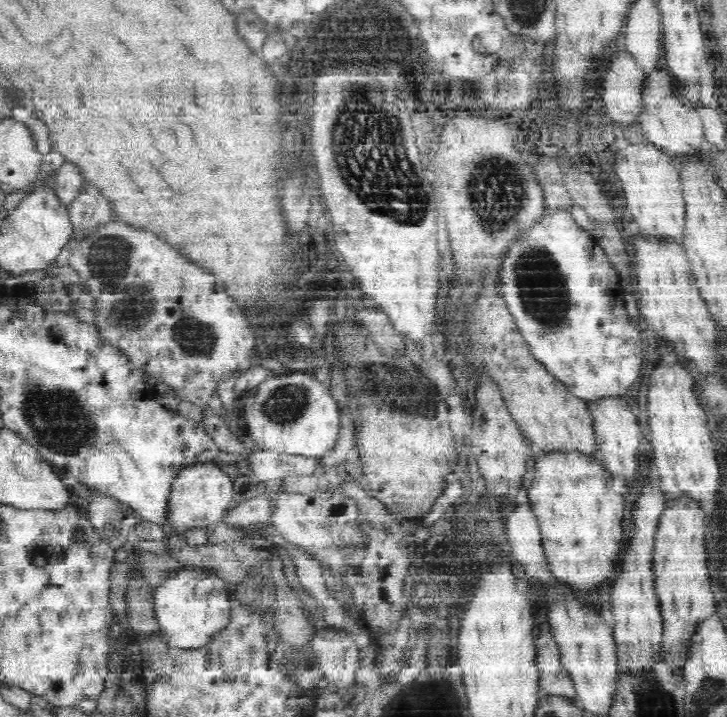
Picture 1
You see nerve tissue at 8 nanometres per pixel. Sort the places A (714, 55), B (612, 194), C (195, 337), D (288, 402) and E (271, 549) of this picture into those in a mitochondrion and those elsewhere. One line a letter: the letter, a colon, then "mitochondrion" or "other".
A: other
B: other
C: mitochondrion
D: mitochondrion
E: other

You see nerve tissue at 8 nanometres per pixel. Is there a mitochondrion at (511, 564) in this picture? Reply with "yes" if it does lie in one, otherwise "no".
no

